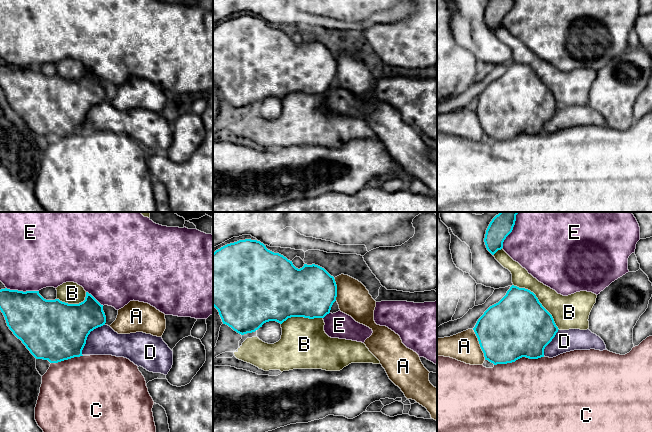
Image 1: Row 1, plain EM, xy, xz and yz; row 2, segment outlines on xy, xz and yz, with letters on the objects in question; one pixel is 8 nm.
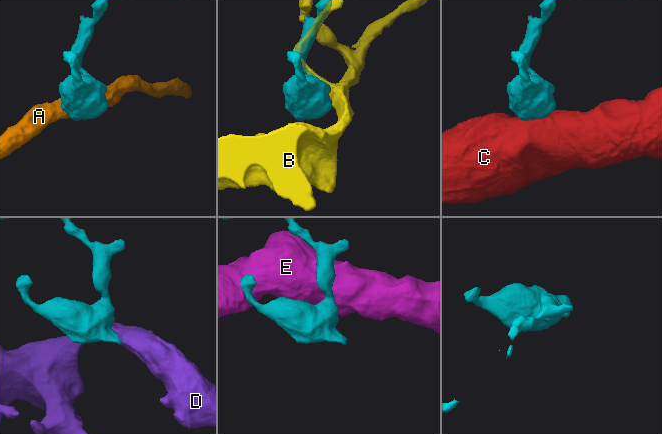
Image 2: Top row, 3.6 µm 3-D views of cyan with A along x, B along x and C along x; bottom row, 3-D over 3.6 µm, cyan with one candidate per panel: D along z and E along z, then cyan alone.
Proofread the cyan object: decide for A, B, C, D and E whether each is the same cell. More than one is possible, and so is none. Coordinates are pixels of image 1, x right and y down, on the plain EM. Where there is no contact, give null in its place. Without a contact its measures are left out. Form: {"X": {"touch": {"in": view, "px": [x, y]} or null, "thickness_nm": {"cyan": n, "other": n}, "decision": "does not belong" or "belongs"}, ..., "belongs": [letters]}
{"A": {"touch": {"in": "yz", "px": [479, 119]}, "thickness_nm": {"cyan": 480, "other": 240}, "decision": "does not belong"}, "B": {"touch": {"in": "yz", "px": [538, 77]}, "thickness_nm": {"cyan": 500, "other": 260}, "decision": "does not belong"}, "C": {"touch": {"in": "yz", "px": [519, 134]}, "thickness_nm": {"cyan": 480, "other": 480}, "decision": "does not belong"}, "D": {"touch": {"in": "xy", "px": [87, 112]}, "thickness_nm": {"cyan": 480, "other": 220}, "decision": "belongs"}, "E": {"touch": {"in": "xy", "px": [22, 67]}, "thickness_nm": {"cyan": 380, "other": 480}, "decision": "does not belong"}, "belongs": ["D"]}

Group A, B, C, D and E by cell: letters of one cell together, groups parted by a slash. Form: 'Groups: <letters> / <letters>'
Groups: A / B / C / D / E

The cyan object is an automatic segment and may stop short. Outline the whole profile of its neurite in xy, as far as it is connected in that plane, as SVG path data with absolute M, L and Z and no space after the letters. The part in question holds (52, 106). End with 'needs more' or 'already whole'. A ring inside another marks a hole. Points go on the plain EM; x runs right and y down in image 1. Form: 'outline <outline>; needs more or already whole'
outline M10 65L0 66L0 86L3 89L7 102L13 110L22 117L36 135L58 139L83 131L112 131L129 135L138 143L149 148L167 151L173 141L173 127L163 117L162 113L143 108L118 110L106 101L106 92L101 81L91 70L86 68L85 76L79 80L68 80L55 76L46 76L39 67L18 67Z; needs more

